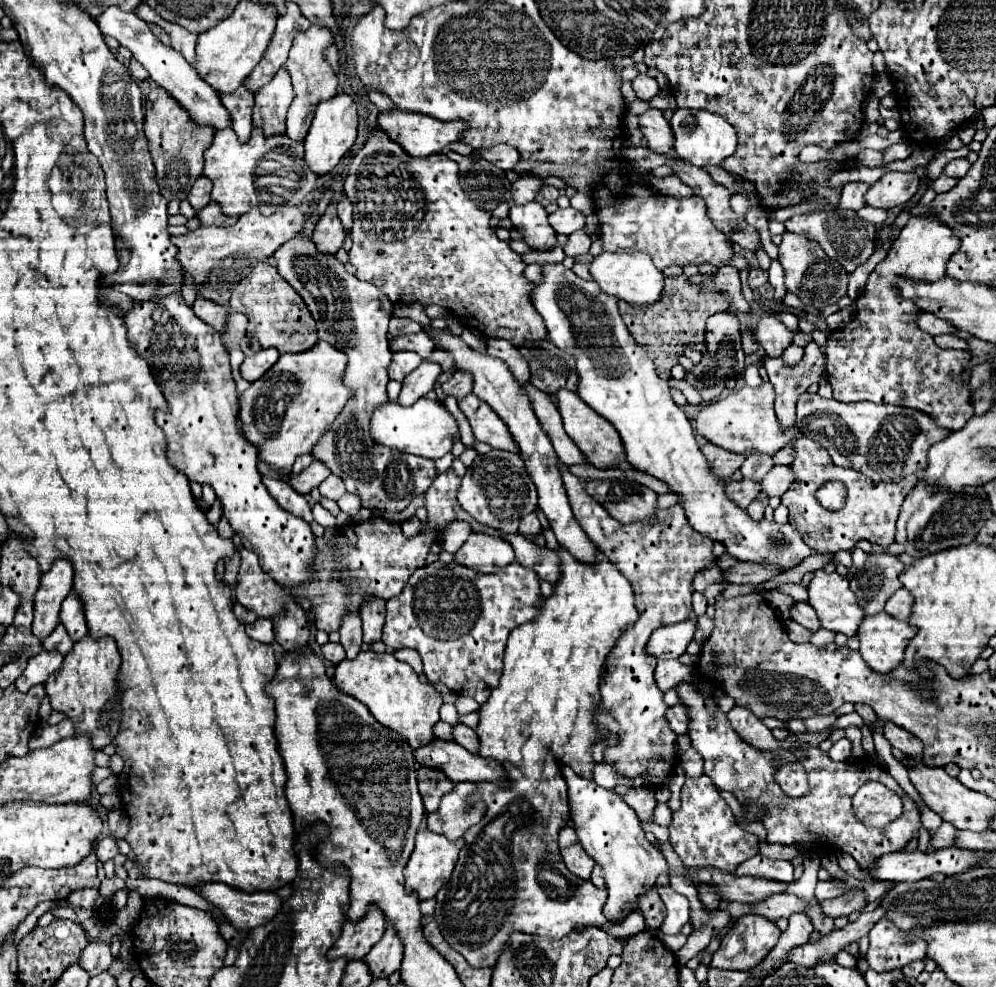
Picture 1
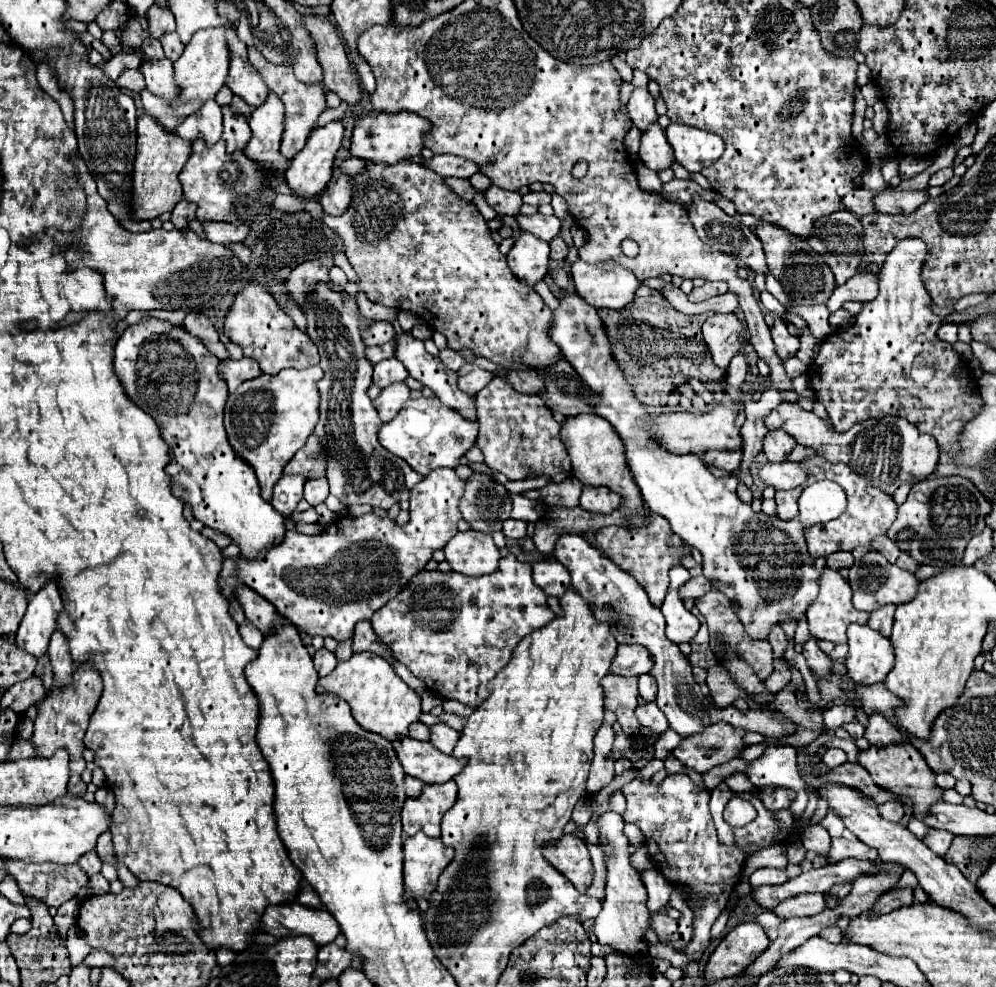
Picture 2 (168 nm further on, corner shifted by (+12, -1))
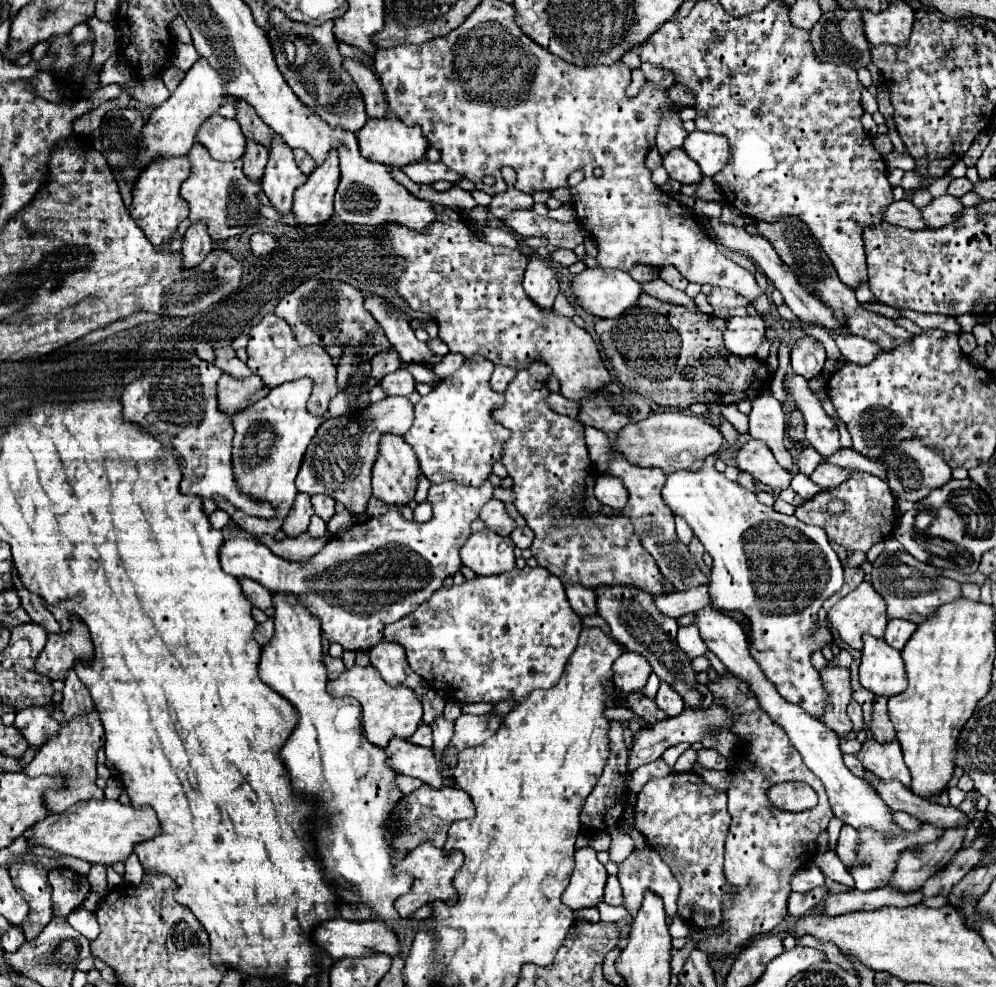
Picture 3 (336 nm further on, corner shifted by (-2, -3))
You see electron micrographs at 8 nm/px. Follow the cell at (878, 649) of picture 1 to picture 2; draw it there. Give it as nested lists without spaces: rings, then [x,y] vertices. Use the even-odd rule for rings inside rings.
[[[850,624],[848,626],[848,646],[850,646],[850,652],[846,656],[846,670],[848,670],[848,676],[852,680],[856,680],[858,684],[882,682],[886,678],[886,674],[890,672],[890,668],[894,666],[894,648],[892,648],[890,638],[872,630],[868,624],[864,624],[864,626]]]

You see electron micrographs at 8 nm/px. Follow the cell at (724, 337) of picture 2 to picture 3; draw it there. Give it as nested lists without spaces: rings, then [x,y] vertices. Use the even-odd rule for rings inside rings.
[[[748,314],[744,318],[730,318],[724,332],[724,344],[732,354],[752,356],[756,348],[766,340],[766,324],[760,314]]]

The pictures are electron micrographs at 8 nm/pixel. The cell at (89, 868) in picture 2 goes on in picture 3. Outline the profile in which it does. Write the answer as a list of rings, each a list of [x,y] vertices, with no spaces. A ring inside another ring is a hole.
[[[94,864],[88,874],[88,882],[92,892],[104,896],[106,894],[106,868],[102,864]]]

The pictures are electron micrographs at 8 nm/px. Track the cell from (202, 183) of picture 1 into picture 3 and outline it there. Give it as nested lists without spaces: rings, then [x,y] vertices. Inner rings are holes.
[[[200,222],[192,224],[184,234],[184,242],[182,242],[182,254],[184,254],[182,266],[186,270],[198,266],[208,256],[210,250],[212,250],[212,238],[208,238],[204,226],[200,226]]]

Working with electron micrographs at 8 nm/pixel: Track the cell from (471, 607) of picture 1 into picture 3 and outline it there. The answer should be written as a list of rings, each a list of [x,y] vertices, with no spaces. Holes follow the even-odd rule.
[[[536,566],[536,568],[514,568],[512,572],[506,572],[506,574],[498,574],[498,576],[486,576],[486,578],[476,578],[476,580],[470,580],[470,582],[464,582],[462,586],[450,586],[450,588],[444,588],[438,590],[436,594],[432,594],[432,598],[422,604],[418,610],[414,610],[412,614],[400,618],[398,622],[394,624],[388,624],[386,630],[384,630],[384,638],[388,642],[396,642],[400,644],[404,650],[406,650],[406,658],[408,658],[408,664],[410,668],[422,676],[432,690],[438,690],[442,696],[446,698],[454,698],[462,704],[468,704],[468,702],[500,702],[500,700],[524,700],[526,694],[530,694],[532,690],[548,690],[552,686],[556,686],[556,682],[560,680],[562,672],[564,672],[564,666],[568,662],[568,658],[572,656],[574,648],[576,648],[576,642],[578,642],[578,636],[580,636],[580,630],[582,630],[582,620],[580,616],[570,608],[570,602],[566,598],[566,592],[564,592],[564,584],[560,582],[560,578],[556,578],[554,574],[550,574],[546,568],[542,566]]]

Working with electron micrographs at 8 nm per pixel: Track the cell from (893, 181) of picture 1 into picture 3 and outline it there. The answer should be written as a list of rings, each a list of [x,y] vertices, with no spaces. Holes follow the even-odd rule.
[[[944,194],[940,198],[934,198],[926,208],[922,208],[922,216],[930,228],[942,228],[950,222],[956,222],[962,214],[962,208],[964,206],[958,198]]]

